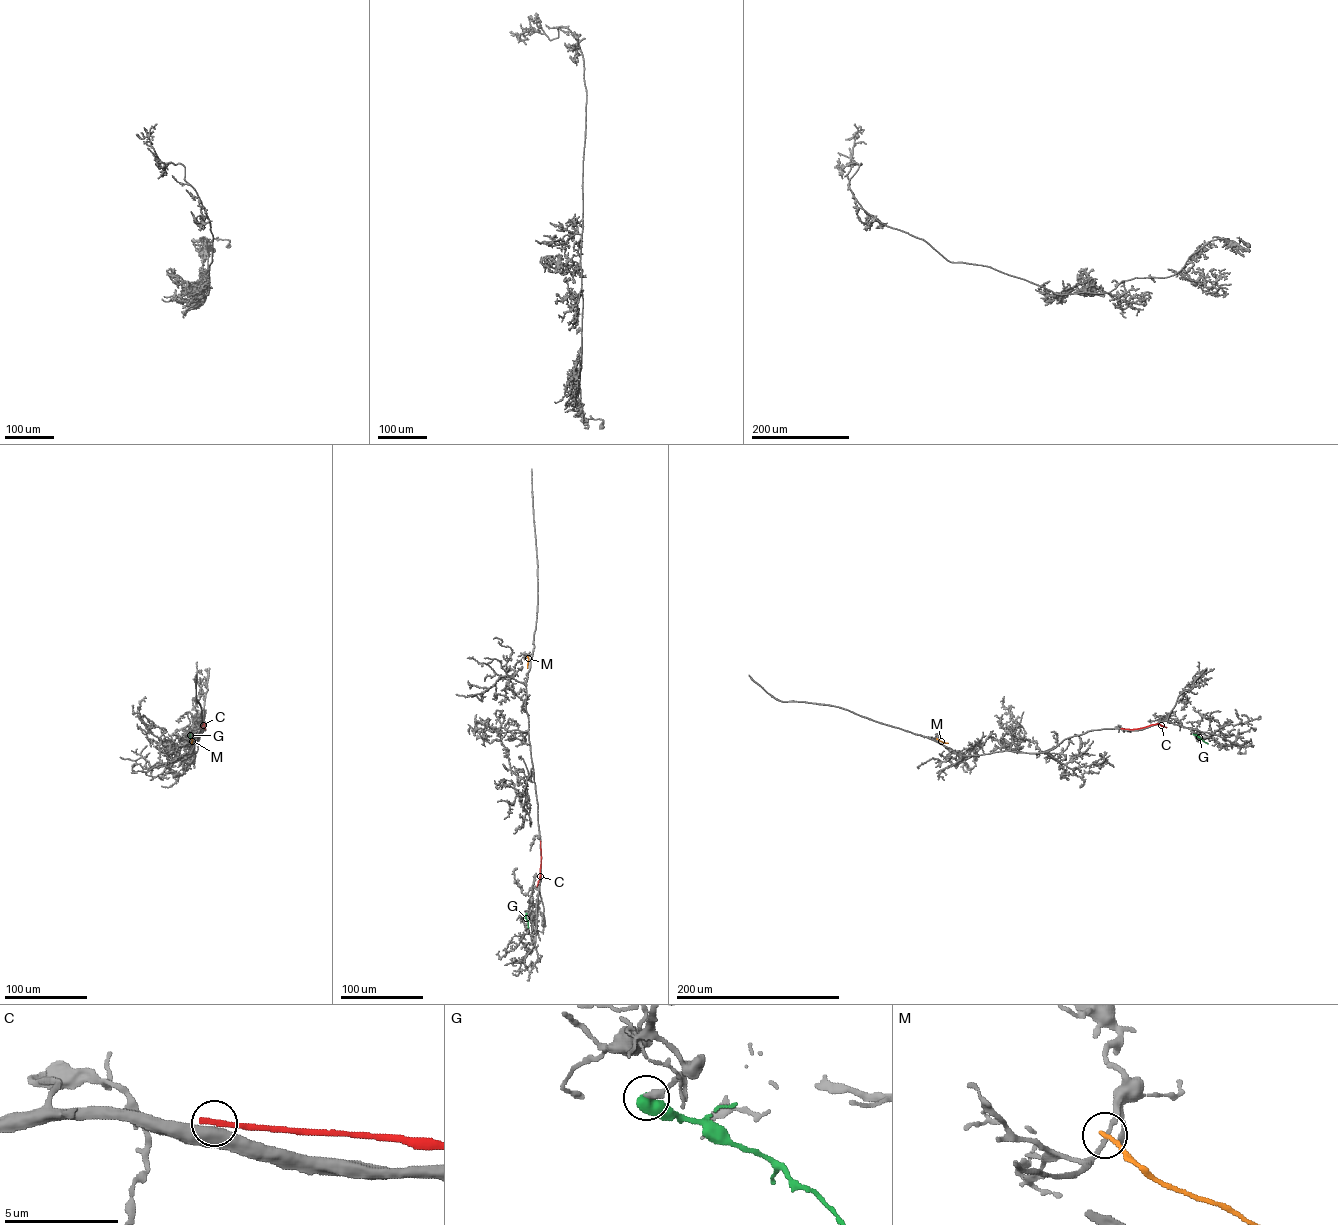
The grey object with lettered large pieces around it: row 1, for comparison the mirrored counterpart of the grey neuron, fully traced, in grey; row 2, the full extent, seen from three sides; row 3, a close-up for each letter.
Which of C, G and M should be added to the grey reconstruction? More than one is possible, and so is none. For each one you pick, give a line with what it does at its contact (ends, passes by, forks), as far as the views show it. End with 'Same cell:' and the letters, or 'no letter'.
Same cell: no letter

